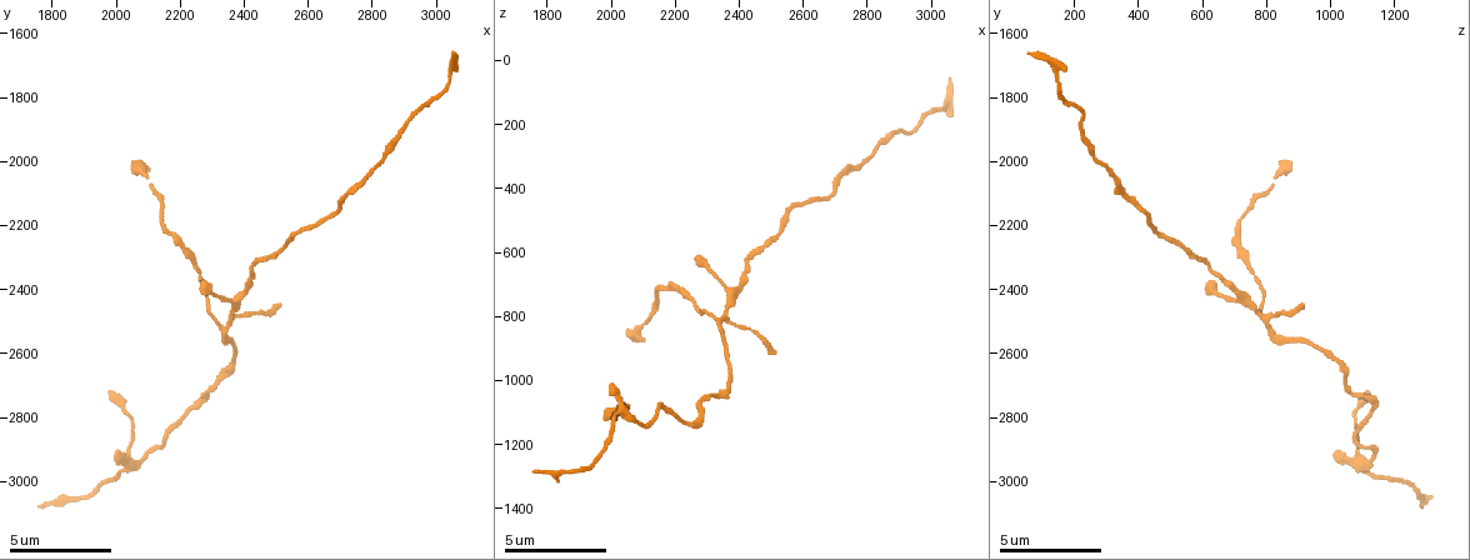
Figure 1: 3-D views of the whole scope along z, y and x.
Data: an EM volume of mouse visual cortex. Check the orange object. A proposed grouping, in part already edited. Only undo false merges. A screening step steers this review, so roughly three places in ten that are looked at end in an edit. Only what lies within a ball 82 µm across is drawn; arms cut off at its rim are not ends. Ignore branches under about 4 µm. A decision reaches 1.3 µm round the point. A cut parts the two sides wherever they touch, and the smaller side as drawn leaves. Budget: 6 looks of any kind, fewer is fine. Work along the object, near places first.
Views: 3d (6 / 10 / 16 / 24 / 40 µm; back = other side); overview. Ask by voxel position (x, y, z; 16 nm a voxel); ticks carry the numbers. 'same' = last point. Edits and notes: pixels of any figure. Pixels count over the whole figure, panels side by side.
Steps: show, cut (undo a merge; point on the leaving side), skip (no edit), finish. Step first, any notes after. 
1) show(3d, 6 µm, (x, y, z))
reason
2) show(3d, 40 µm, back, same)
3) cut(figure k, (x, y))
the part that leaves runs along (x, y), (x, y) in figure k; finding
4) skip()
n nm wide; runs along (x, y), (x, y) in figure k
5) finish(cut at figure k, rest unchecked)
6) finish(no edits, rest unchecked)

show(3d, 6 µm, (2250, 2770, 1130))
calibre changes

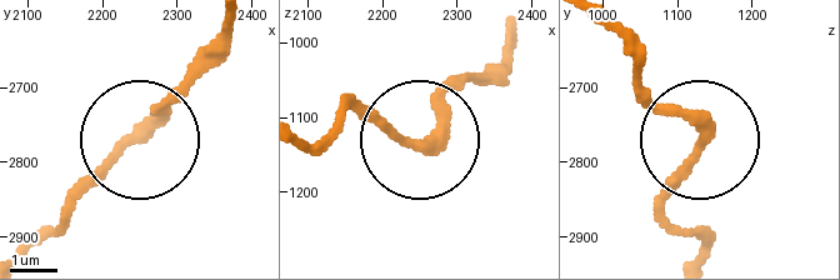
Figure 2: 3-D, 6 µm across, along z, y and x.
skip()
all the same cell

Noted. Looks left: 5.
show(3d, 10 µm, (2040, 2950, 1090))
four arms meet

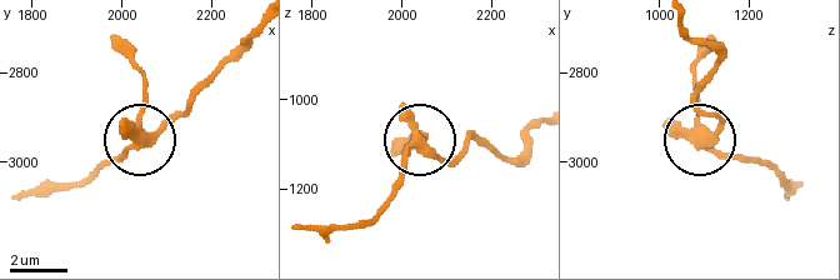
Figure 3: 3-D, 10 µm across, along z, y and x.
skip()
runs along (256, 34), (185, 110), (145, 136), (143, 73) in figure 3; one cell here

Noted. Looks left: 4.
show(3d, 10 µm, (2330, 2520, 810))
looks like a crossing

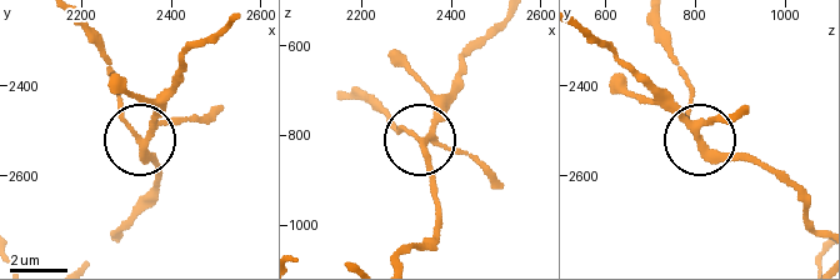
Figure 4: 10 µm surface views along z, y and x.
show(3d, 10 µm, back, (2335, 2525, 815))

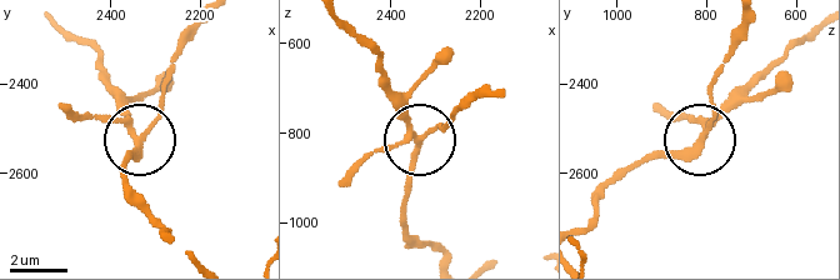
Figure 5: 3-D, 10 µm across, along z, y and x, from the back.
skip()
side arm 11 µm; 4 arms; one cell here

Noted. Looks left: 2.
finish(no edits, rest unchecked)

